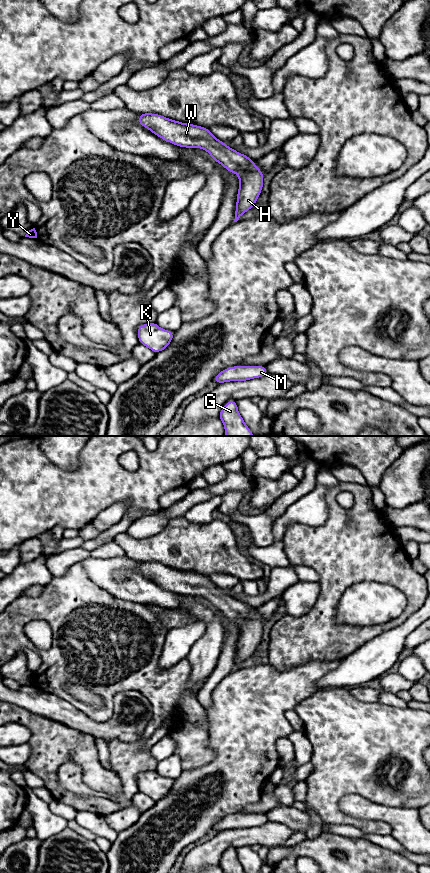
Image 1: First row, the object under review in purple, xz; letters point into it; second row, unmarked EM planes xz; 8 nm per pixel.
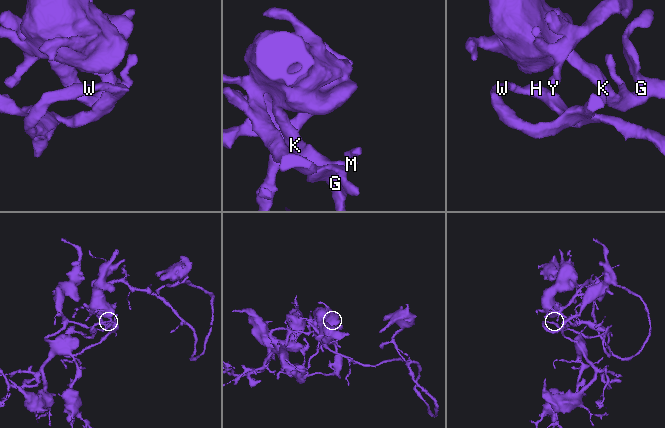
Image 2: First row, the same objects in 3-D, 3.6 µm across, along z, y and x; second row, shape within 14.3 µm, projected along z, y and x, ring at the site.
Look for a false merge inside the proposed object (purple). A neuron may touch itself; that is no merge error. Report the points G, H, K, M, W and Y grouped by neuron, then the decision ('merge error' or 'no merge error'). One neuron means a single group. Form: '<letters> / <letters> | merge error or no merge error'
G H K M W Y | no merge error

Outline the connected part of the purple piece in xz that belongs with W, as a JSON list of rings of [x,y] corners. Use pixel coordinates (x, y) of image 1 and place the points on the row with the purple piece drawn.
[[[152,113],[140,114],[138,123],[176,146],[204,149],[215,162],[219,162],[228,172],[234,172],[239,177],[234,222],[256,204],[263,188],[264,174],[254,164],[253,159],[218,140],[209,128],[181,123]]]

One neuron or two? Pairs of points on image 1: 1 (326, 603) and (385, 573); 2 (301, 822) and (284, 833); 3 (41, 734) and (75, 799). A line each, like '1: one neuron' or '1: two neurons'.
1: one neuron
2: two neurons
3: one neuron

